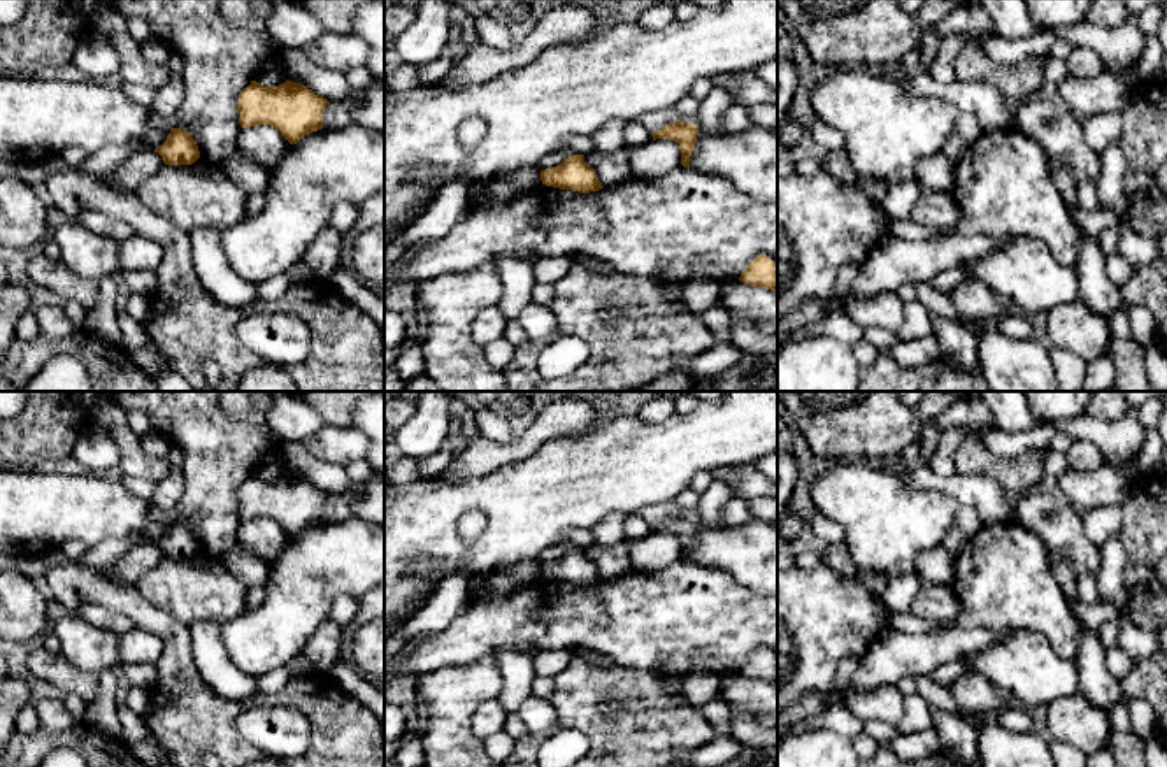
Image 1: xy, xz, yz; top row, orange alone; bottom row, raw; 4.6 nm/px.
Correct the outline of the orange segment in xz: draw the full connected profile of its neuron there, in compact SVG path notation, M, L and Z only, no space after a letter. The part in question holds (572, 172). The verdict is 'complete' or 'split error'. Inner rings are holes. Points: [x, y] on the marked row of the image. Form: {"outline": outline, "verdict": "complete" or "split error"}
{"outline": "M572 154L560 165L541 170L541 181L546 186L590 193L602 190L595 170L584 161L584 154Z", "verdict": "complete"}

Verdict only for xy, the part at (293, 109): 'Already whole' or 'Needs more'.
Already whole

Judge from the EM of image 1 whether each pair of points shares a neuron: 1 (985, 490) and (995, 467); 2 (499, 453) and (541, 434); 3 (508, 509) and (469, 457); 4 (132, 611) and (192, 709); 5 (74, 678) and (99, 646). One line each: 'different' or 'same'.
1: different
2: same
3: different
4: same
5: different

